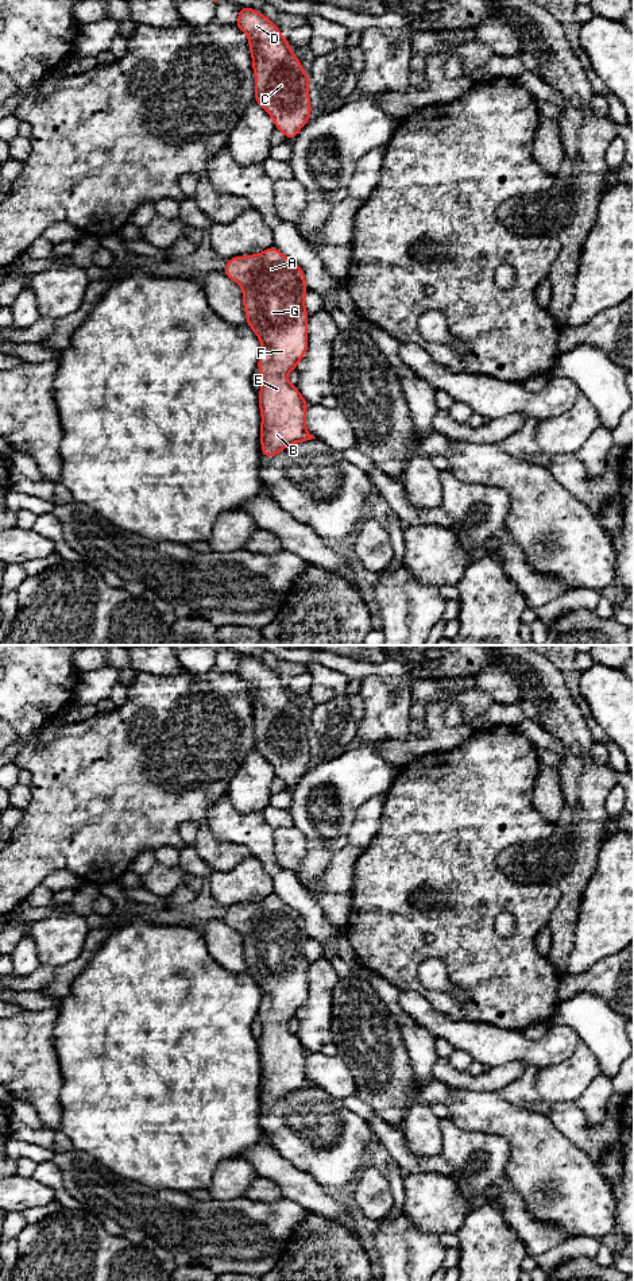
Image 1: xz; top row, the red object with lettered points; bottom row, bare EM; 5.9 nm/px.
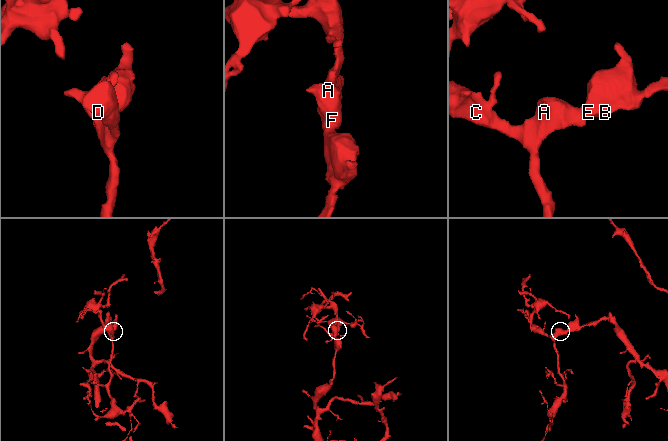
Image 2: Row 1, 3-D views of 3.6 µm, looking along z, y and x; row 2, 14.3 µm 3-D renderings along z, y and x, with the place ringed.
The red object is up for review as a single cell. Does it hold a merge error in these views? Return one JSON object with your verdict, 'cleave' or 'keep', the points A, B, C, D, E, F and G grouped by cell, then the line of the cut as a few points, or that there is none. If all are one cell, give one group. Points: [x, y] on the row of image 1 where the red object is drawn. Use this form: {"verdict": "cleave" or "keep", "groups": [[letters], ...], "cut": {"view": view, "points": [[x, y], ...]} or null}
{"verdict": "keep", "groups": [["A", "B", "C", "D", "E", "F", "G"]], "cut": null}

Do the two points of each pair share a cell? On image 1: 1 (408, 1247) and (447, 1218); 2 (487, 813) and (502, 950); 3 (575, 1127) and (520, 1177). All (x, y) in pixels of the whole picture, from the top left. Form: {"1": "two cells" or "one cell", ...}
{"1": "two cells", "2": "one cell", "3": "two cells"}

